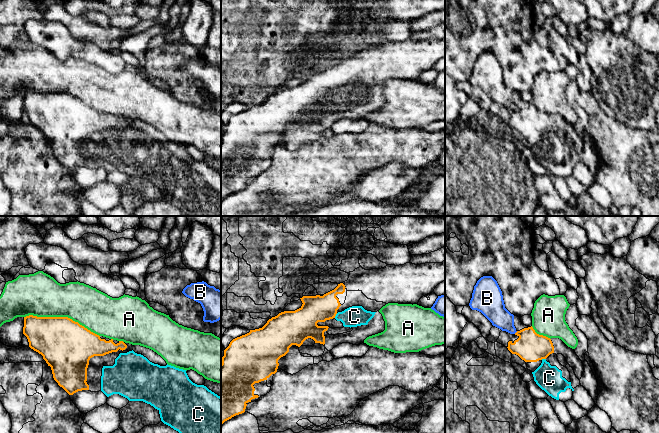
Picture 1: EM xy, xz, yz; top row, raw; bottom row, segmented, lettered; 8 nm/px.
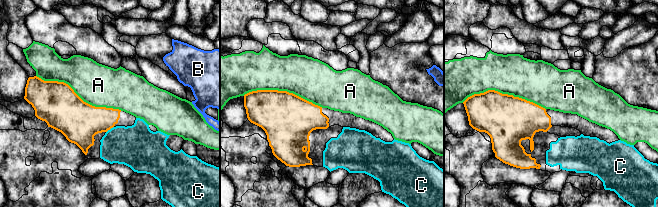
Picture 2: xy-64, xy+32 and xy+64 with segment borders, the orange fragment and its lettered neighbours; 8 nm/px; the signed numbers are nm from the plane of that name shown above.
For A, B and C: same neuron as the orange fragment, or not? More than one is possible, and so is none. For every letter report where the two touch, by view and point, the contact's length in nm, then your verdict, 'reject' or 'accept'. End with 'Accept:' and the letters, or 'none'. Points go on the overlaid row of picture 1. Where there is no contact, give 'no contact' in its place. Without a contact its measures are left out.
A: contact xy (62, 317); length 650 nm; reject
B: contact yz (516, 332); length 40 nm; reject
C: contact xz (335, 315); length 50 nm; accept
Accept: C

